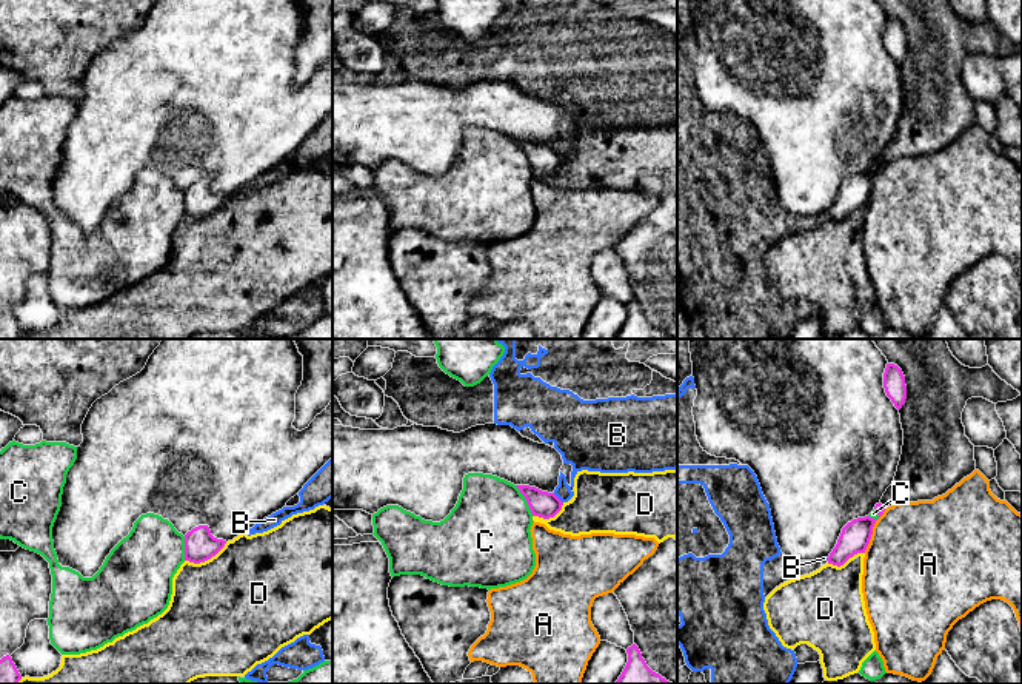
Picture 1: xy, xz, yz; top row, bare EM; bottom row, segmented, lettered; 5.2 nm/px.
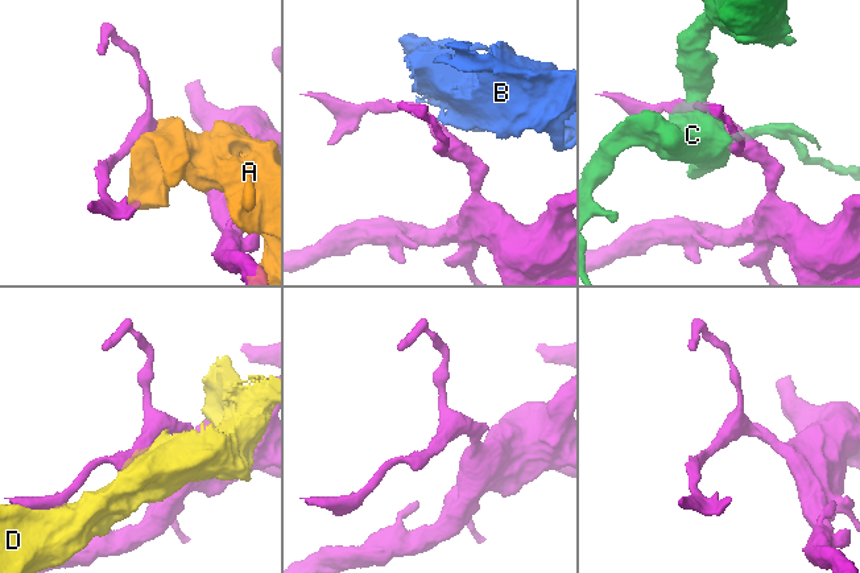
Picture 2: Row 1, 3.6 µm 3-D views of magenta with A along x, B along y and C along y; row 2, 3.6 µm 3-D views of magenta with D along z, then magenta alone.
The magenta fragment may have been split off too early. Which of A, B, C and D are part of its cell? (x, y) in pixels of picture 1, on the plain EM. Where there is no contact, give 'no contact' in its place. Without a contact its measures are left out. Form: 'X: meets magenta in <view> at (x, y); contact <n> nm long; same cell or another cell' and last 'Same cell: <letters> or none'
A: meets magenta in yz at (871, 185); contact 260 nm long; another cell
B: meets magenta in xz at (557, 153); contact 80 nm long; another cell
C: meets magenta in xz at (527, 156); contact 190 nm long; another cell
D: meets magenta in xy at (205, 214); contact 240 nm long; another cell
Same cell: none

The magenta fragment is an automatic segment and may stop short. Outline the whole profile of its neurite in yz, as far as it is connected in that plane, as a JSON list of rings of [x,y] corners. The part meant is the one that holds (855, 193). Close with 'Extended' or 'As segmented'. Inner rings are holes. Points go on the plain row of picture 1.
[[[865,171],[848,177],[842,183],[837,199],[828,211],[828,219],[840,222],[854,210],[865,208],[876,176],[877,174]]]. As segmented

